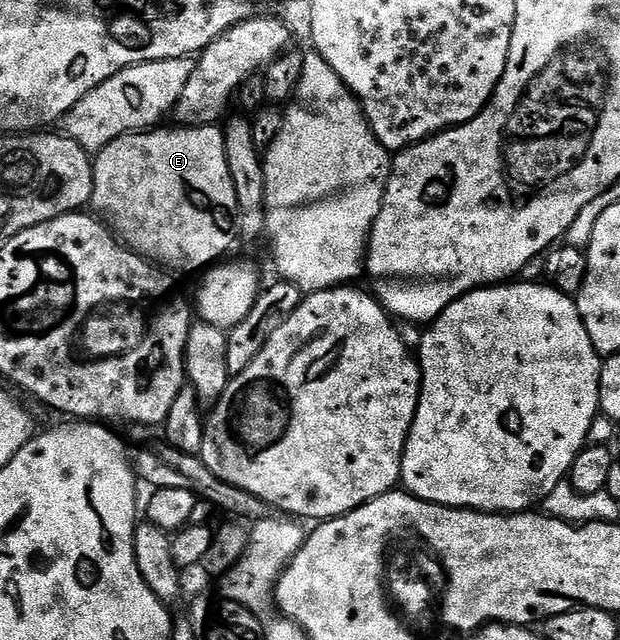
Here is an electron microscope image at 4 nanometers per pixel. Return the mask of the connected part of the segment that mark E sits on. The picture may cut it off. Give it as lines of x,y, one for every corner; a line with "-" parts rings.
218,125
213,126
189,126
186,128
174,128
175,130
163,130
164,128
152,128
146,132
126,134
124,138
113,140
106,148
99,151
94,159
95,175
93,176
93,196
91,202
100,210
102,221
122,241
127,249
135,251
142,258
152,264
158,264
168,271
184,270
191,274
194,270
206,271
216,265
220,260
228,257
227,249
237,242
237,219
239,216
239,205
237,204
237,192
233,188
233,176
229,176
229,160
225,160
225,140
223,131

